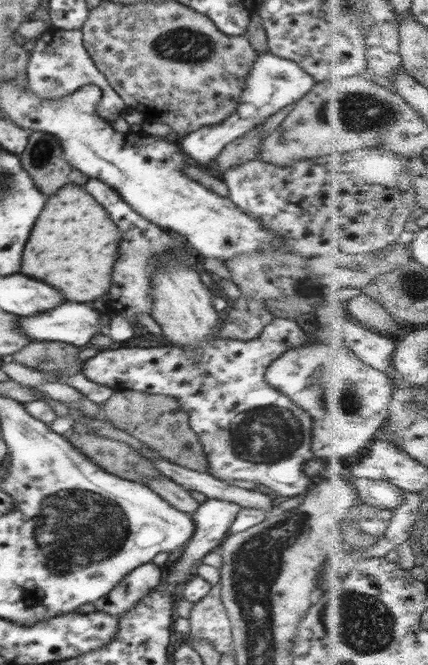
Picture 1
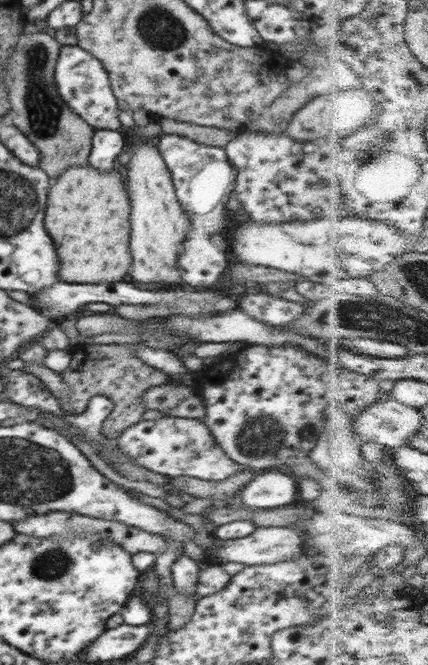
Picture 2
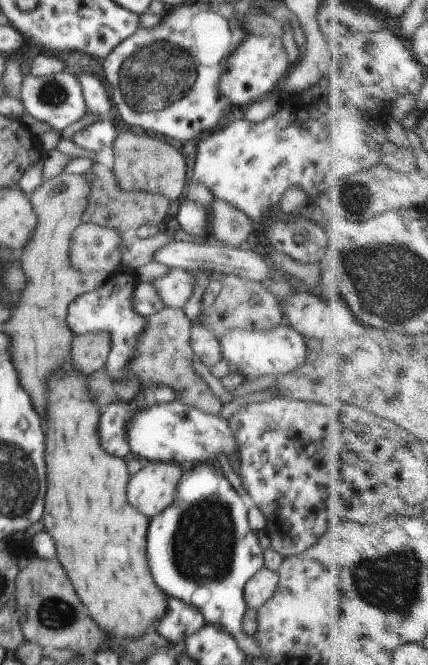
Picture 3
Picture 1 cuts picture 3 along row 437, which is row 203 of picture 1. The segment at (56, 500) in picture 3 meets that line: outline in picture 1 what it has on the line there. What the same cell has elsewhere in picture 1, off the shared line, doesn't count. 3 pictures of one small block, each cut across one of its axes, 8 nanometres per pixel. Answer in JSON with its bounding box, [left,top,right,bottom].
[20,184,120,300]

